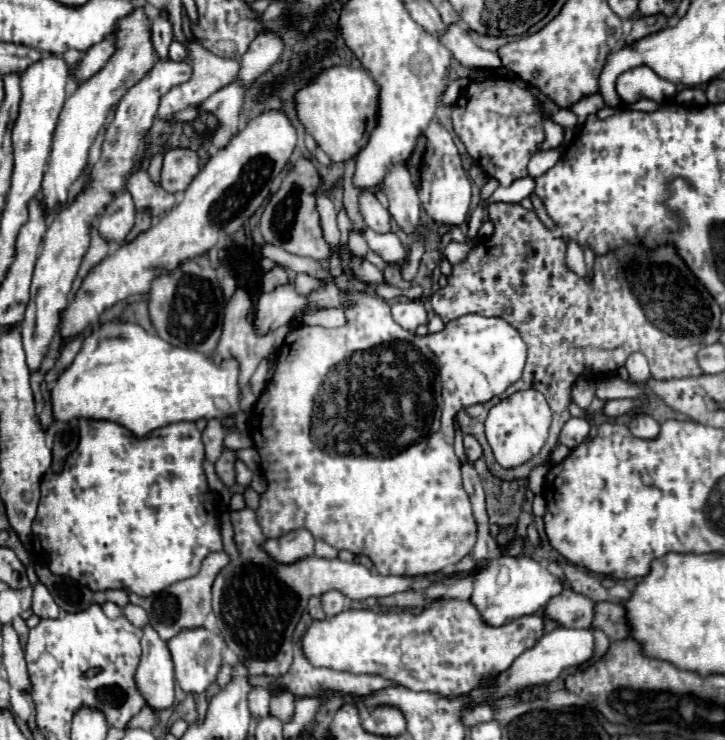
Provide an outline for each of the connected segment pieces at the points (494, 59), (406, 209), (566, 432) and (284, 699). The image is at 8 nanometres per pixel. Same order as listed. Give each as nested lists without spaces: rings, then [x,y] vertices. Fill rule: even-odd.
[[[460,22],[446,26],[444,36],[438,36],[438,40],[452,52],[452,56],[462,66],[468,66],[468,68],[500,68],[502,66],[498,54],[478,48],[470,38],[468,28]]]
[[[406,162],[388,168],[382,190],[388,196],[388,210],[404,232],[416,232],[420,224],[420,200],[416,186],[412,184]]]
[[[570,418],[564,424],[564,428],[562,428],[560,436],[558,436],[558,444],[564,444],[564,446],[568,446],[572,450],[580,442],[584,442],[584,438],[588,436],[588,430],[590,430],[590,424],[586,420],[582,420],[582,418]]]
[[[272,692],[270,700],[270,714],[282,722],[292,720],[294,712],[294,696],[290,692]]]

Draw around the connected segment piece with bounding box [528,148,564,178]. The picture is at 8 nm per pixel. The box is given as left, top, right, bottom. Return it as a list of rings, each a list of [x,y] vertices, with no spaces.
[[[554,148],[554,150],[546,150],[546,152],[536,152],[536,156],[532,156],[530,164],[528,164],[528,176],[536,178],[542,176],[548,168],[552,168],[560,156],[562,156],[564,148]]]

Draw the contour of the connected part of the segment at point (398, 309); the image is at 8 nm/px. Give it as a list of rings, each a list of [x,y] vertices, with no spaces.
[[[406,300],[406,302],[394,302],[392,306],[392,318],[406,330],[416,332],[420,324],[428,322],[426,310],[420,300]]]

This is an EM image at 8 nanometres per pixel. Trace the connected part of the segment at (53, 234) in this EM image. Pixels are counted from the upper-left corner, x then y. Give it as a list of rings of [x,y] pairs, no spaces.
[[[158,60],[154,68],[136,84],[132,86],[120,104],[116,106],[114,118],[106,126],[104,132],[104,144],[98,162],[90,168],[88,180],[84,188],[78,192],[78,196],[54,218],[54,222],[48,226],[44,240],[42,240],[42,252],[36,260],[36,270],[32,276],[32,288],[30,288],[30,302],[26,306],[24,320],[20,324],[22,328],[22,340],[24,340],[24,352],[28,368],[34,372],[40,368],[42,358],[48,352],[48,346],[58,330],[60,312],[68,304],[68,294],[72,288],[72,282],[78,274],[80,262],[90,246],[90,230],[92,224],[102,216],[102,210],[114,200],[118,192],[124,190],[126,178],[132,172],[132,160],[136,160],[136,152],[140,150],[140,140],[146,138],[156,110],[160,96],[164,96],[170,88],[176,84],[182,84],[190,80],[192,76],[192,64],[190,62],[172,62],[172,60]]]

